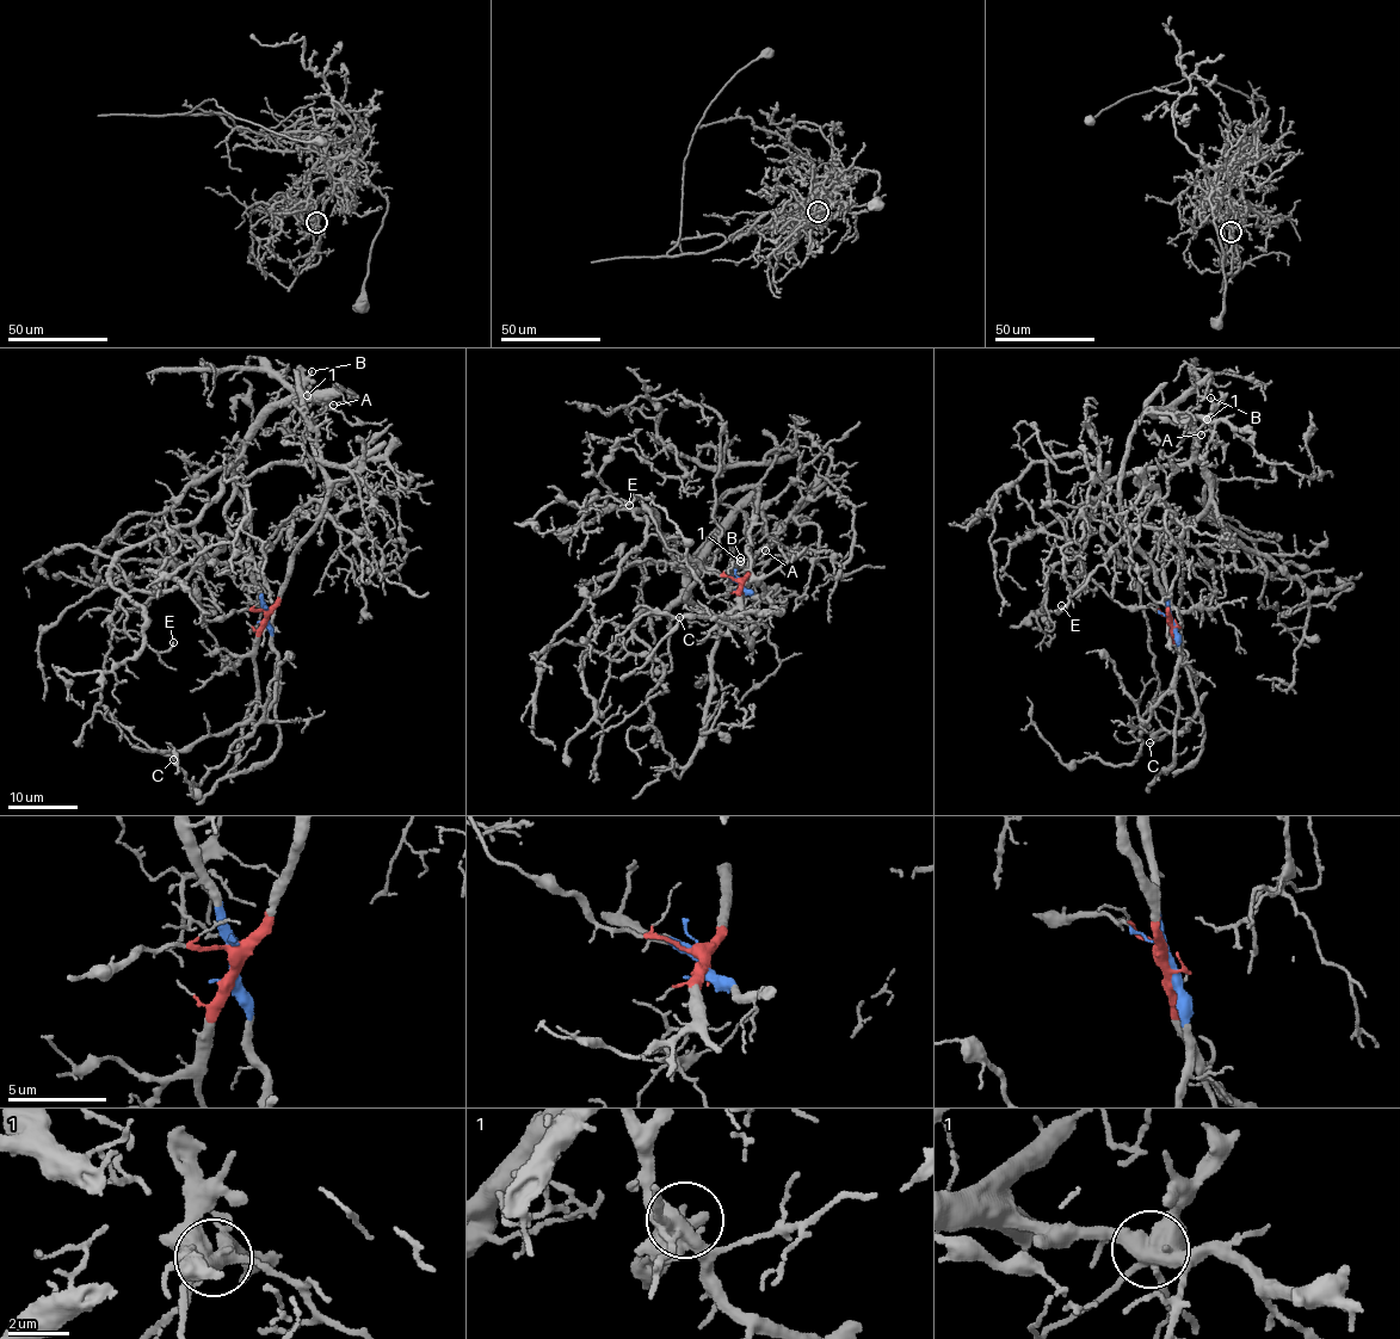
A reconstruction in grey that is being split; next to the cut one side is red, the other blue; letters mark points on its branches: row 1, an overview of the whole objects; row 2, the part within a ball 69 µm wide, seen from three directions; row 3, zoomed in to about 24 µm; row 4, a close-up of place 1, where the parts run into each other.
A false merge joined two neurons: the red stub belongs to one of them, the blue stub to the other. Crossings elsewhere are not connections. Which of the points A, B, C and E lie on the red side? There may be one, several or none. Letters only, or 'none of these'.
B, C

